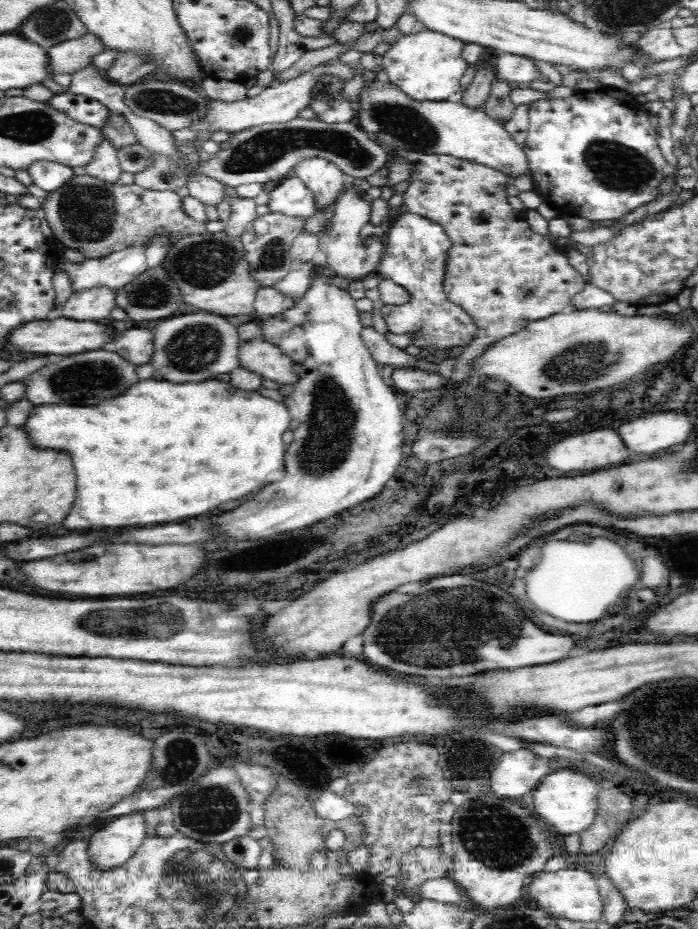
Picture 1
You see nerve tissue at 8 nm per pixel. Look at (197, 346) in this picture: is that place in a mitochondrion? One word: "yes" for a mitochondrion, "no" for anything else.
yes

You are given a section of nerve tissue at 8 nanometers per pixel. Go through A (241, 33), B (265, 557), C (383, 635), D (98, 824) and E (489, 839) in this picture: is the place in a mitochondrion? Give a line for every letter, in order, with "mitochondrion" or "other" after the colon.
A: mitochondrion
B: other
C: mitochondrion
D: other
E: mitochondrion

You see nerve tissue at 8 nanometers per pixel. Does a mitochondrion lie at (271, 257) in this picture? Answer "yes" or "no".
yes

